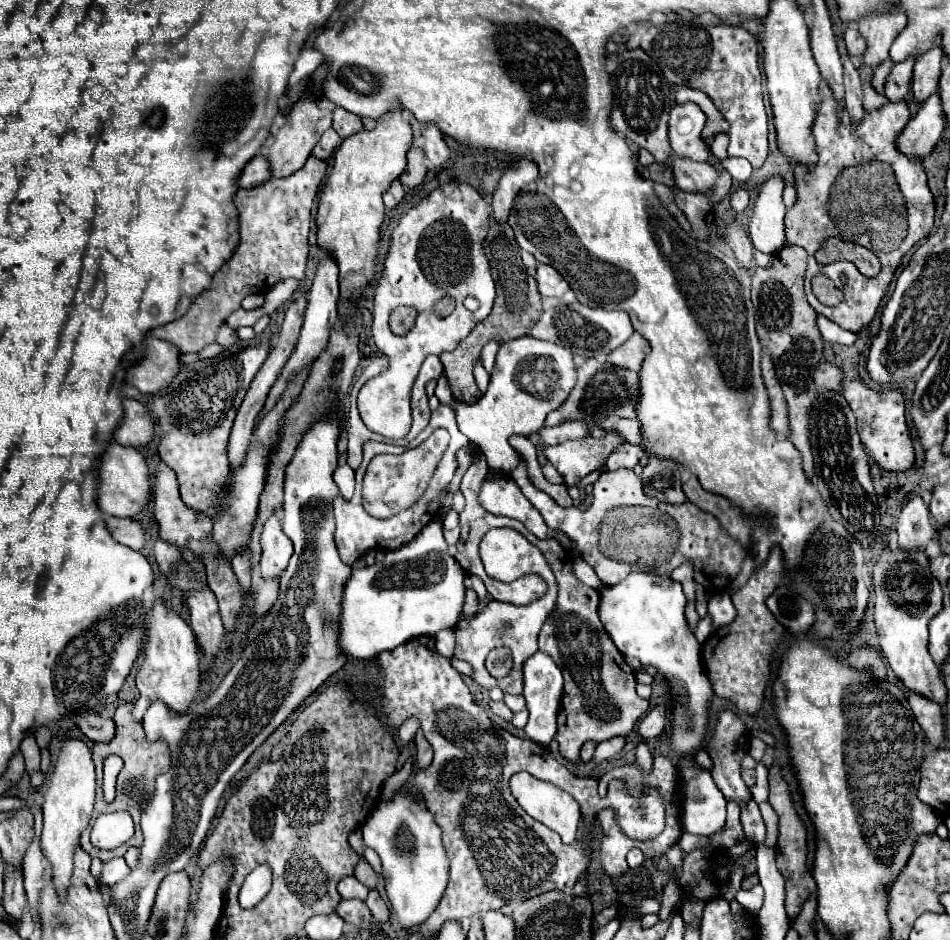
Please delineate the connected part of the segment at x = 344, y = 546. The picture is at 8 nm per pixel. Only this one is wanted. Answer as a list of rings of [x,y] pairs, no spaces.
[[[441,403],[441,405],[433,411],[431,421],[429,421],[429,425],[425,427],[425,431],[423,431],[419,437],[415,437],[415,439],[411,441],[411,445],[419,445],[421,441],[425,441],[437,427],[443,427],[443,429],[451,431],[451,443],[449,443],[449,447],[447,447],[443,459],[439,461],[439,465],[437,465],[437,469],[435,469],[435,475],[431,477],[431,481],[429,481],[429,485],[427,485],[425,495],[421,495],[421,499],[419,499],[413,507],[409,507],[409,509],[405,509],[405,511],[401,511],[401,513],[389,517],[389,519],[375,519],[375,517],[371,517],[371,515],[363,509],[363,505],[361,505],[361,481],[363,481],[363,475],[365,475],[365,469],[367,469],[369,461],[371,461],[375,455],[379,455],[379,453],[393,453],[393,455],[399,455],[399,453],[407,451],[407,447],[385,445],[385,443],[373,443],[373,441],[371,441],[371,443],[365,443],[363,463],[361,463],[361,467],[357,469],[357,489],[355,489],[355,495],[351,497],[351,501],[343,499],[341,495],[335,497],[335,501],[333,501],[333,505],[335,505],[336,524],[335,545],[341,561],[343,561],[345,565],[353,565],[356,560],[365,555],[367,549],[371,549],[371,547],[375,547],[375,545],[379,545],[379,547],[385,549],[385,551],[399,549],[401,545],[409,543],[409,541],[411,541],[411,539],[413,539],[413,537],[415,537],[415,535],[417,535],[417,533],[419,533],[433,517],[439,515],[439,503],[437,503],[439,493],[451,483],[453,473],[455,473],[455,469],[457,469],[455,453],[457,453],[457,449],[469,445],[469,439],[457,429],[457,421],[455,421],[455,415],[453,415],[453,407],[447,405],[447,403]]]

